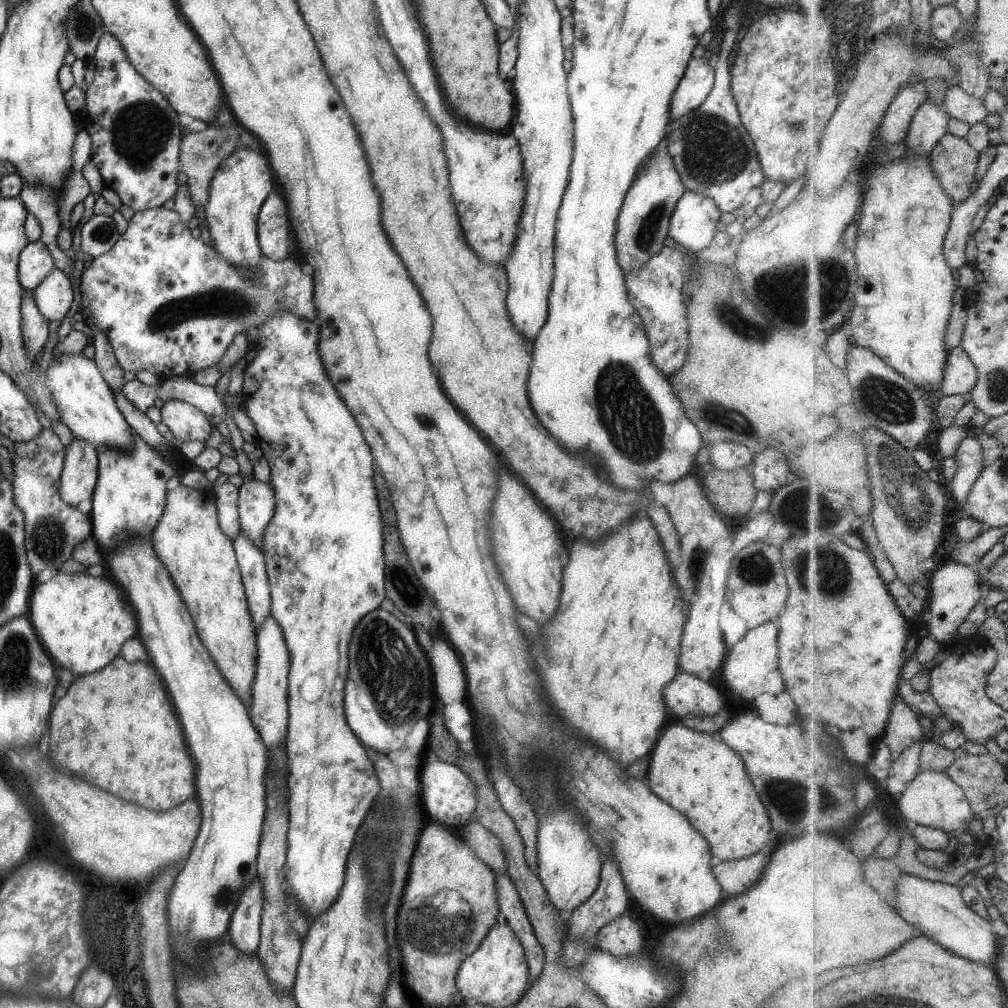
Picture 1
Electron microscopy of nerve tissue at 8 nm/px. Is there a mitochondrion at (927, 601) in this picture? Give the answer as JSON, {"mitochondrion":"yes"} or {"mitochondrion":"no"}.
{"mitochondrion":"no"}

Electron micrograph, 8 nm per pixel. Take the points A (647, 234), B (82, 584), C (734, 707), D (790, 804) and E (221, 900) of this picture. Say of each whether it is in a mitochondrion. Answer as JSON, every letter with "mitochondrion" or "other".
{"A":"mitochondrion","B":"other","C":"other","D":"mitochondrion","E":"mitochondrion"}

